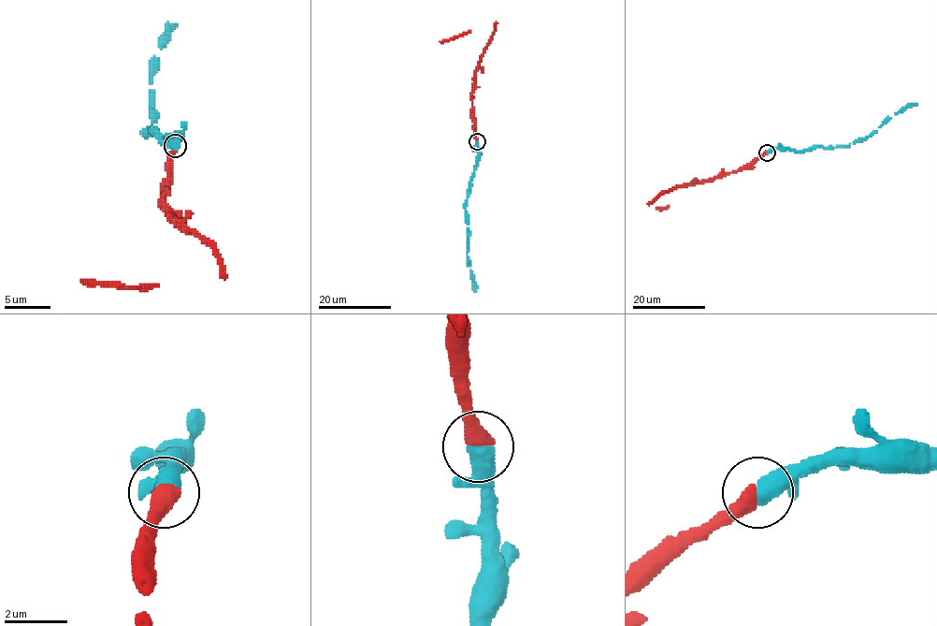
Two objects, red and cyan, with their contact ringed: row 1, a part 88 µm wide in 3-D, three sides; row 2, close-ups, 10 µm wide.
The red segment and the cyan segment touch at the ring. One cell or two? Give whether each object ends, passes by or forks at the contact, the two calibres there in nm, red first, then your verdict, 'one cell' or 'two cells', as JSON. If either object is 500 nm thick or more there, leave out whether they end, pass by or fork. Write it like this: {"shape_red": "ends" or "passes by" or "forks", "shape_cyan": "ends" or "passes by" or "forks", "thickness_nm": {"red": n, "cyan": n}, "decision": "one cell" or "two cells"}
{"thickness_nm": {"red": 600, "cyan": 600}, "decision": "one cell"}

